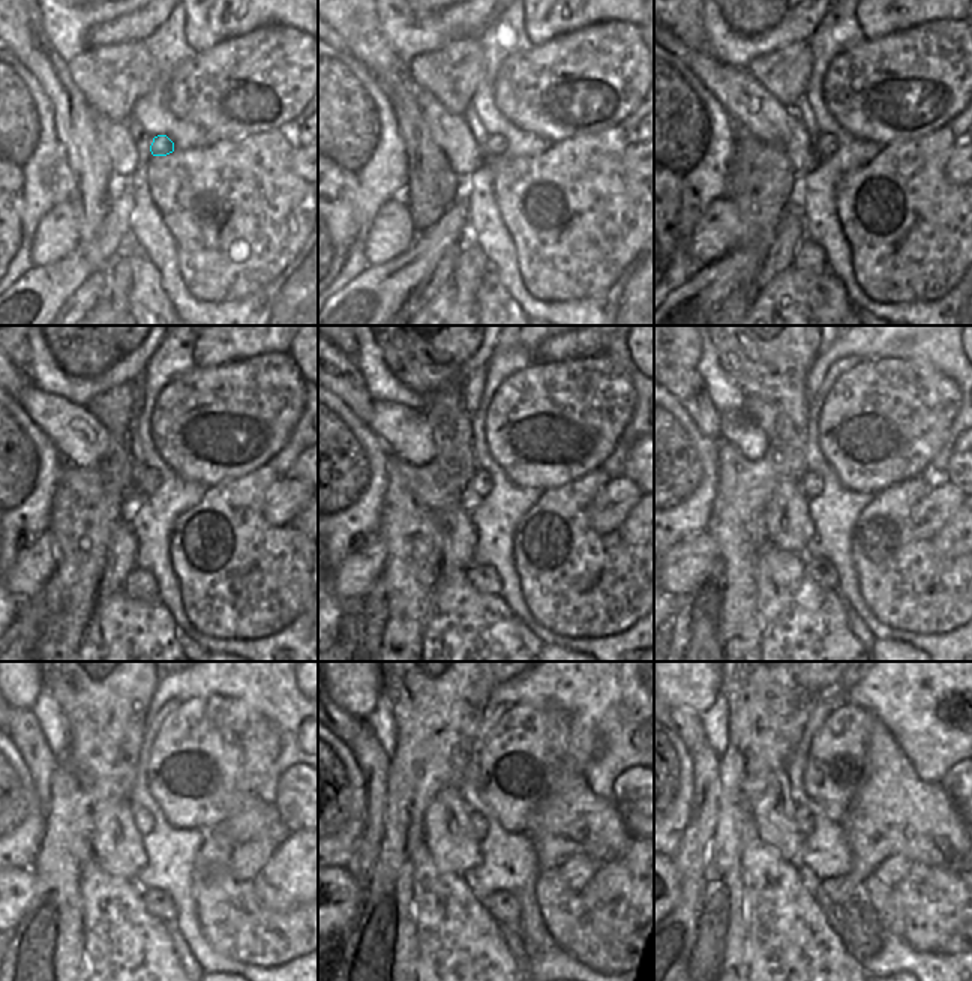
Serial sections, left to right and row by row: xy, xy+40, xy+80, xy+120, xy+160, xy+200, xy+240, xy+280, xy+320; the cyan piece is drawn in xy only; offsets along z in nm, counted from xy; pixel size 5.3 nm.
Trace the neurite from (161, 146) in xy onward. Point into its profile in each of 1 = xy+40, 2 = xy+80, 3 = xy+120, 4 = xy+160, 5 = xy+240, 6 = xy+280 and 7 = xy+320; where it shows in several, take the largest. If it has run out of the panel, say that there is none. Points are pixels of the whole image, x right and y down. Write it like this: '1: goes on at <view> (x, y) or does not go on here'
1: goes on at xy+40 (495, 146)
2: goes on at xy+80 (824, 146)
3: goes on at xy+120 (147, 480)
4: goes on at xy+160 (480, 483)
5: goes on at xy+240 (143, 821)
6: goes on at xy+280 (477, 819)
7: goes on at xy+320 (803, 818)

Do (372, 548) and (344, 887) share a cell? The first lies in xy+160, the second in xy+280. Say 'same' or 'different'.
same

